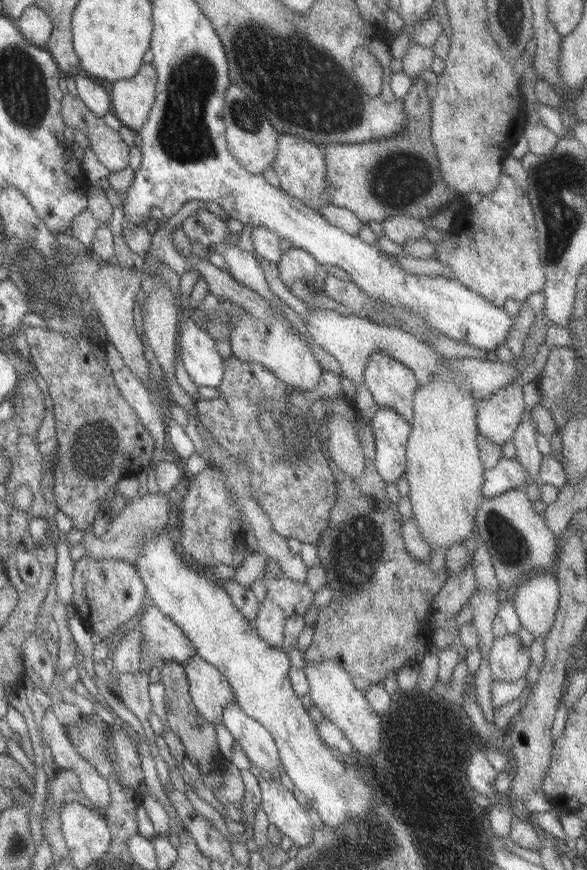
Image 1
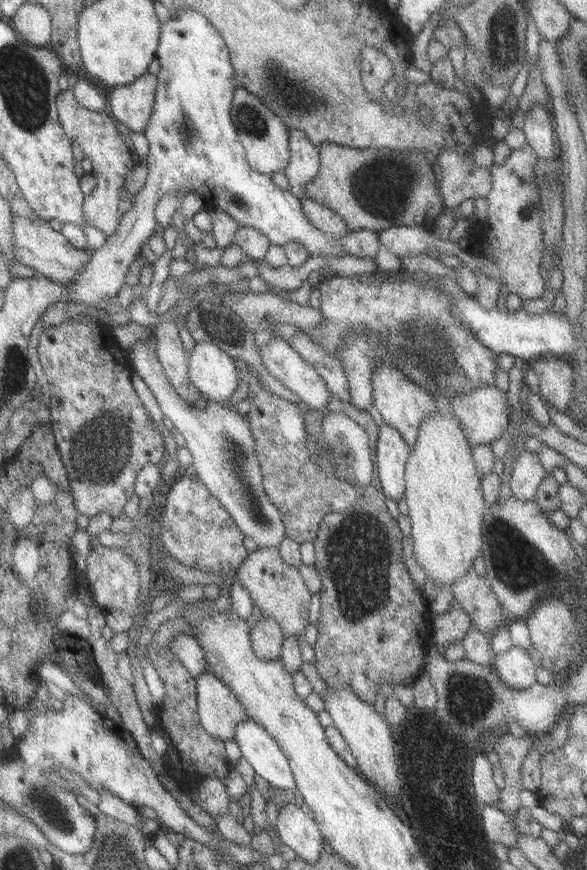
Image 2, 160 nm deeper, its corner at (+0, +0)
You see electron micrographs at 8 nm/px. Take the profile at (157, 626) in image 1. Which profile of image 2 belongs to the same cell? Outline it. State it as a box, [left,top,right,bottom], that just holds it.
[167,634,207,680]

